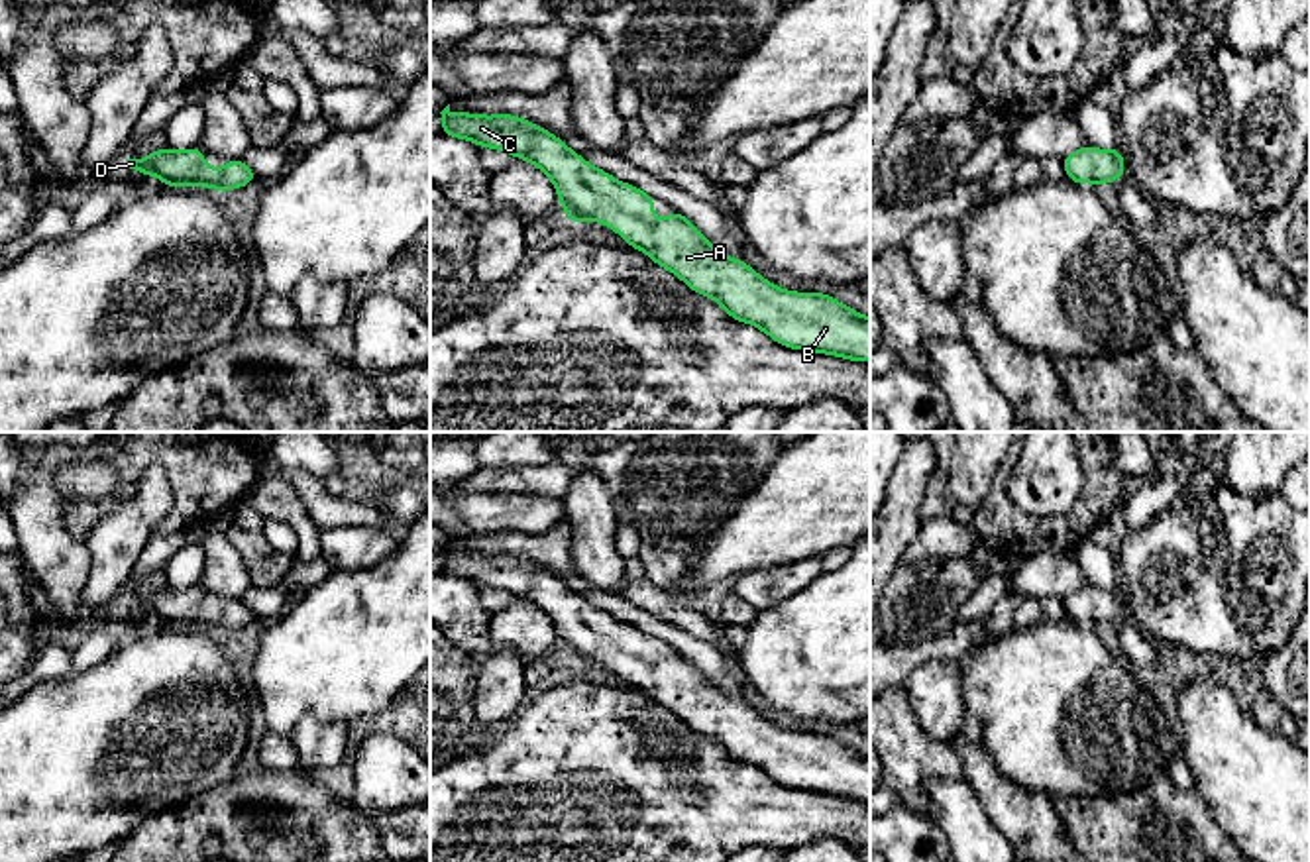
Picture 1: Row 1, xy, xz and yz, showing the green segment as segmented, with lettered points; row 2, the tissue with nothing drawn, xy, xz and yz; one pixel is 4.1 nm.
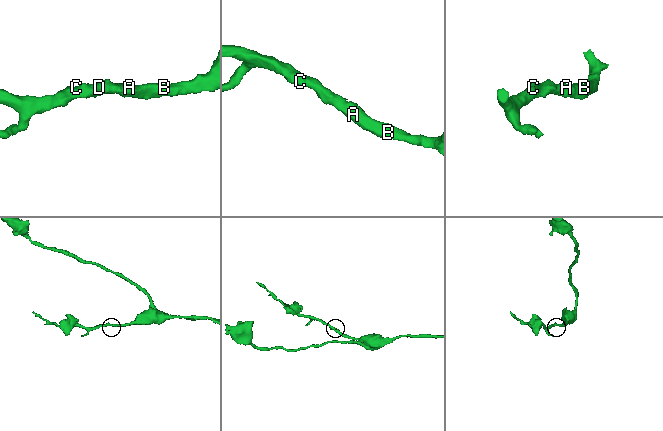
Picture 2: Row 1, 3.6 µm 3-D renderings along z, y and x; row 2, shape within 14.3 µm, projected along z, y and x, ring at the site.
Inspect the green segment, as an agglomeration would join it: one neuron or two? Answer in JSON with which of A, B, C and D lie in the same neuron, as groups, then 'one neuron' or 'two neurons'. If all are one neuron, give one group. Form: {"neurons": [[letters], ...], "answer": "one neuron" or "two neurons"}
{"neurons": [["A", "B", "C", "D"]], "answer": "one neuron"}

